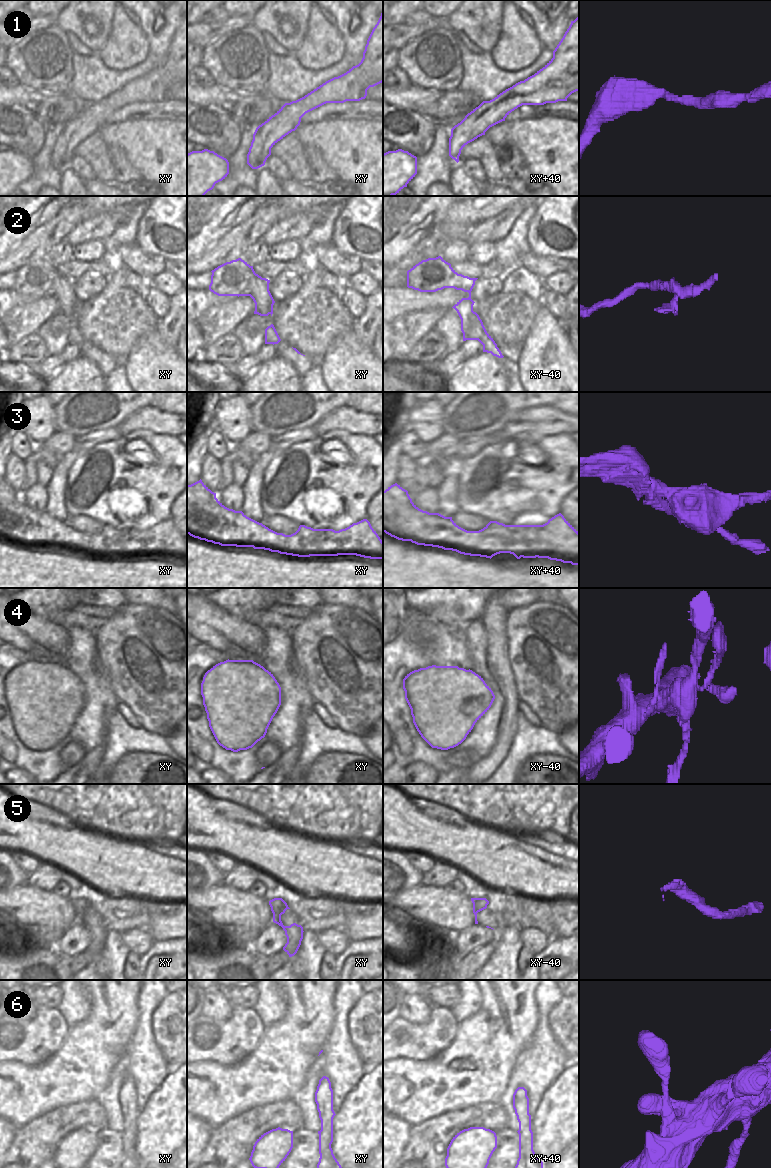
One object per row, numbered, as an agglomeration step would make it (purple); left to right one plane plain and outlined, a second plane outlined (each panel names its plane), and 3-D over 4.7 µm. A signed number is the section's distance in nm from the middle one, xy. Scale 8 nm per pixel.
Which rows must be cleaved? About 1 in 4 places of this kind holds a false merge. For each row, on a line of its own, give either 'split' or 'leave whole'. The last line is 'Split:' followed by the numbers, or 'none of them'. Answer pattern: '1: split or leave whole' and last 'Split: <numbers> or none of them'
1: leave whole
2: leave whole
3: leave whole
4: split
5: leave whole
6: leave whole
Split: 4

